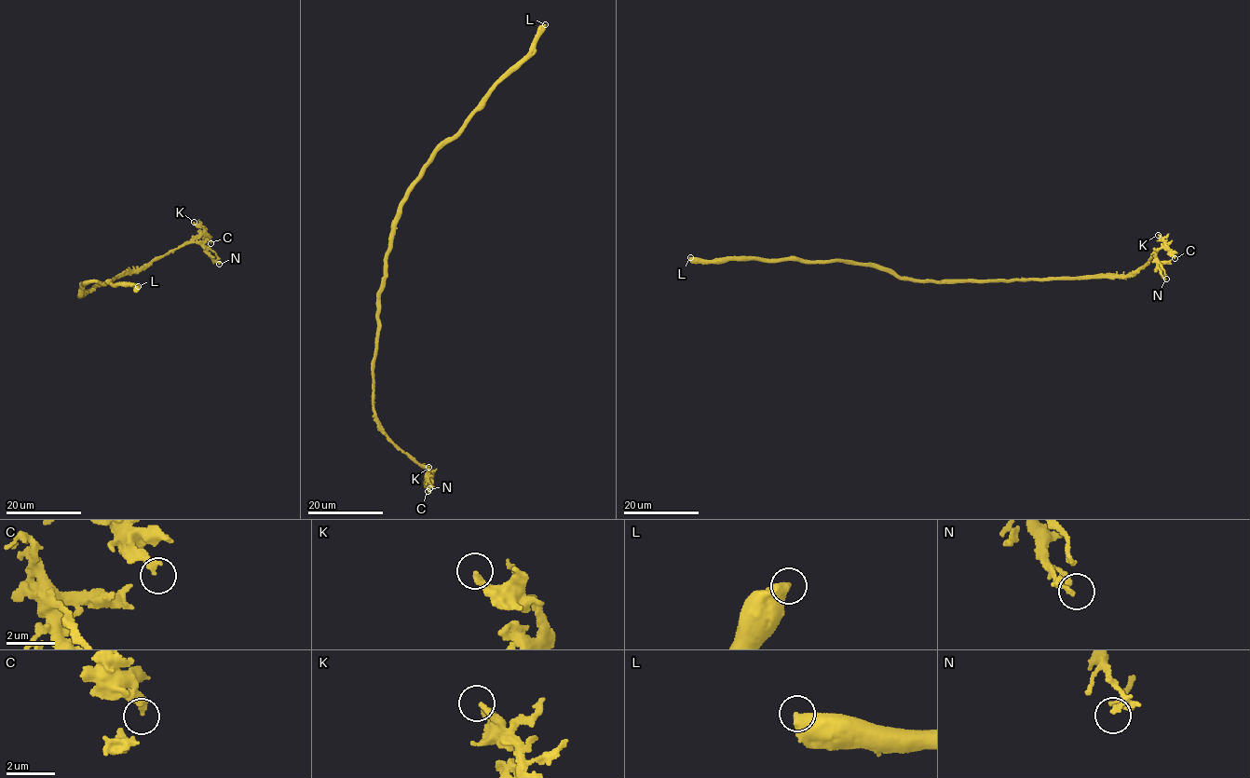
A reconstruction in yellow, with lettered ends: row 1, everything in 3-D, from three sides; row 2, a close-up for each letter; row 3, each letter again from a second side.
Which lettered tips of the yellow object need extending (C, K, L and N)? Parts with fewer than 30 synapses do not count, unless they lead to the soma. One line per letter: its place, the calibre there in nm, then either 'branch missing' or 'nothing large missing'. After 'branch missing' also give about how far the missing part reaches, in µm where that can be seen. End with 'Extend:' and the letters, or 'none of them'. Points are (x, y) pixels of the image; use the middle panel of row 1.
C: (427, 491) | 280 nm | nothing large missing
K: (428, 467) | 240 nm | nothing large missing
L: (545, 24) | 550 nm | nothing large missing
N: (429, 488) | 130 nm | nothing large missing
Extend: none of them

